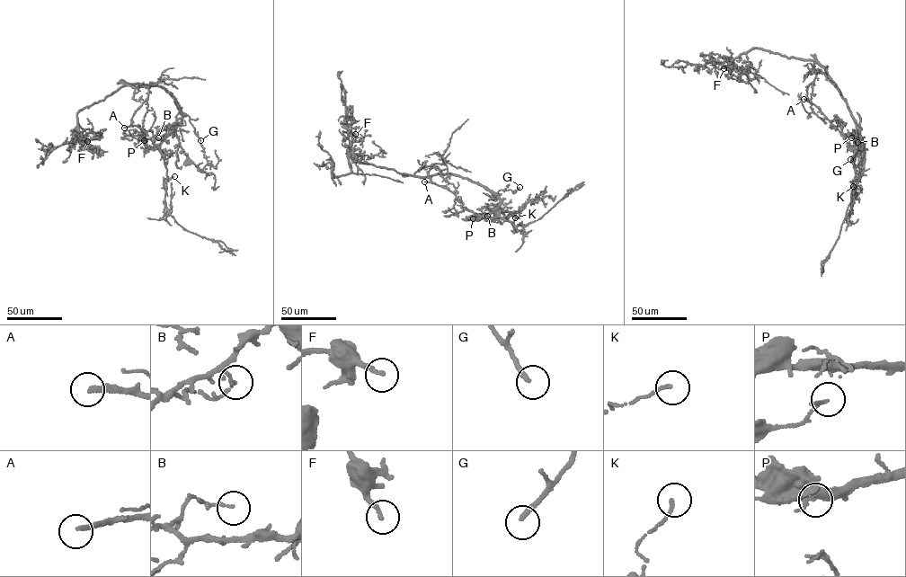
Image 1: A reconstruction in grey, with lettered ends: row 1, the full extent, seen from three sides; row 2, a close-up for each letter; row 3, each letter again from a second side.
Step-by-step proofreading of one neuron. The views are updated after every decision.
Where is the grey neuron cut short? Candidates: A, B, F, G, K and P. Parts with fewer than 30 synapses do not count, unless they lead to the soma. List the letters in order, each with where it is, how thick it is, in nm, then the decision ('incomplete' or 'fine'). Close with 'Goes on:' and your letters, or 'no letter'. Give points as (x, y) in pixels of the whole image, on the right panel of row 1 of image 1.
A: (803, 99) | 220 nm | incomplete
B: (857, 142) | 110 nm | fine
F: (723, 68) | 180 nm | fine
G: (850, 159) | 200 nm | incomplete
K: (853, 186) | 160 nm | fine
P: (851, 137) | 120 nm | fine
Goes on: A, G

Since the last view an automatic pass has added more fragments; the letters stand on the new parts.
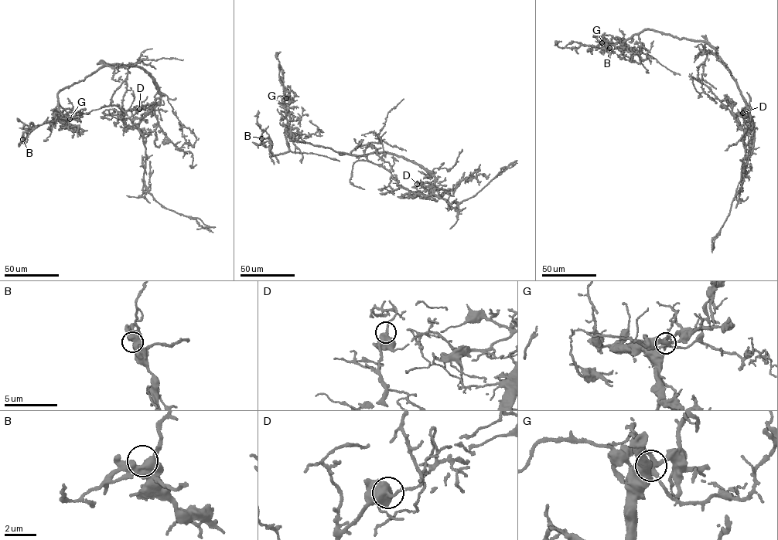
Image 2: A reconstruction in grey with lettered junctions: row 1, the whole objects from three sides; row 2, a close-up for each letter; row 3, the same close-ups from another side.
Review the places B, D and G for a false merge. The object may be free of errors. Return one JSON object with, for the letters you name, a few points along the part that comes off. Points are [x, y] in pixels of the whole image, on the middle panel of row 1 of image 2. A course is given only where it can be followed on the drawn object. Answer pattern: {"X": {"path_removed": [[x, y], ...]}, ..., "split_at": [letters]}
{"split_at": []}

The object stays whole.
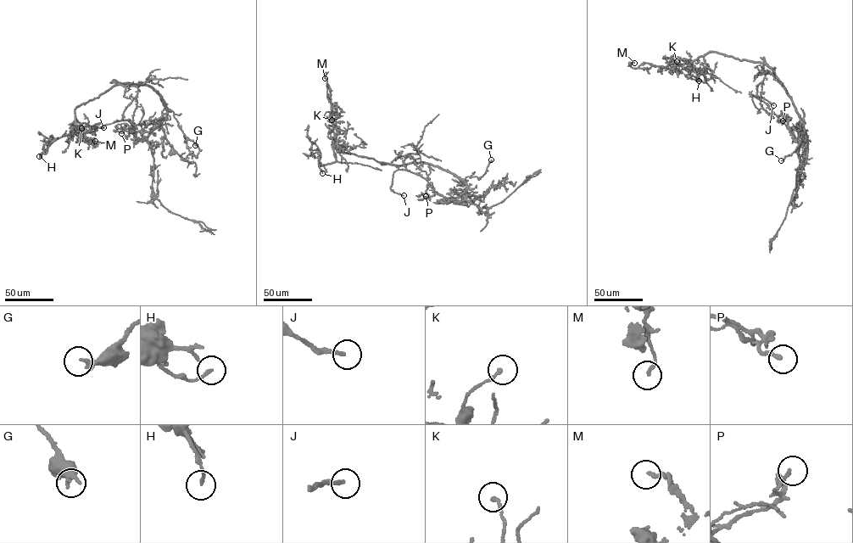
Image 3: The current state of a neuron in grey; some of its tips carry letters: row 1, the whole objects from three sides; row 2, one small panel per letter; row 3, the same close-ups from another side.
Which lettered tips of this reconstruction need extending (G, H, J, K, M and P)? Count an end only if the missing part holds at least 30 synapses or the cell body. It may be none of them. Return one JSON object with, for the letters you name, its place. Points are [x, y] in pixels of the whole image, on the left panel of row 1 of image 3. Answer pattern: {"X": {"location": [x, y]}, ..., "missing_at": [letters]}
{"J": {"location": [103, 127]}, "missing_at": ["J"]}

